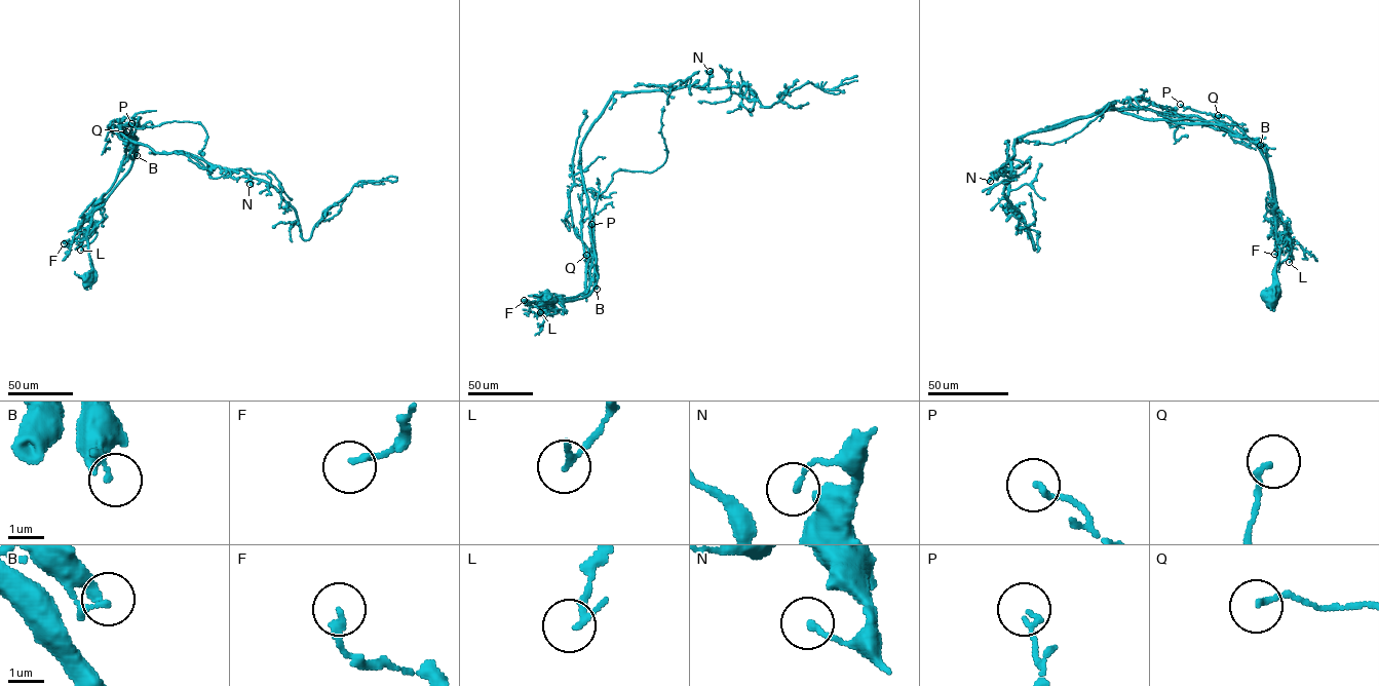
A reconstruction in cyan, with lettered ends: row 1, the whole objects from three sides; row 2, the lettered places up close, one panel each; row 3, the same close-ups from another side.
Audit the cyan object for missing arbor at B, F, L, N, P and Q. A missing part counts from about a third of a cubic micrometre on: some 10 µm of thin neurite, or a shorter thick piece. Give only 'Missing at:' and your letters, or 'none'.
Missing at: none

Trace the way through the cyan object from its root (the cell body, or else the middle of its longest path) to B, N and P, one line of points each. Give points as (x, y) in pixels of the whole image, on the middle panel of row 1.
B: (550, 300), (547, 304), (554, 300), (573, 301), (588, 294), (595, 284), (595, 265), (597, 289)
N: (550, 300), (547, 304), (581, 298), (594, 286), (580, 151), (591, 123), (616, 92), (706, 88), (710, 71)
P: (550, 300), (547, 304), (554, 300), (573, 301), (592, 291), (596, 259), (589, 253), (591, 224)

